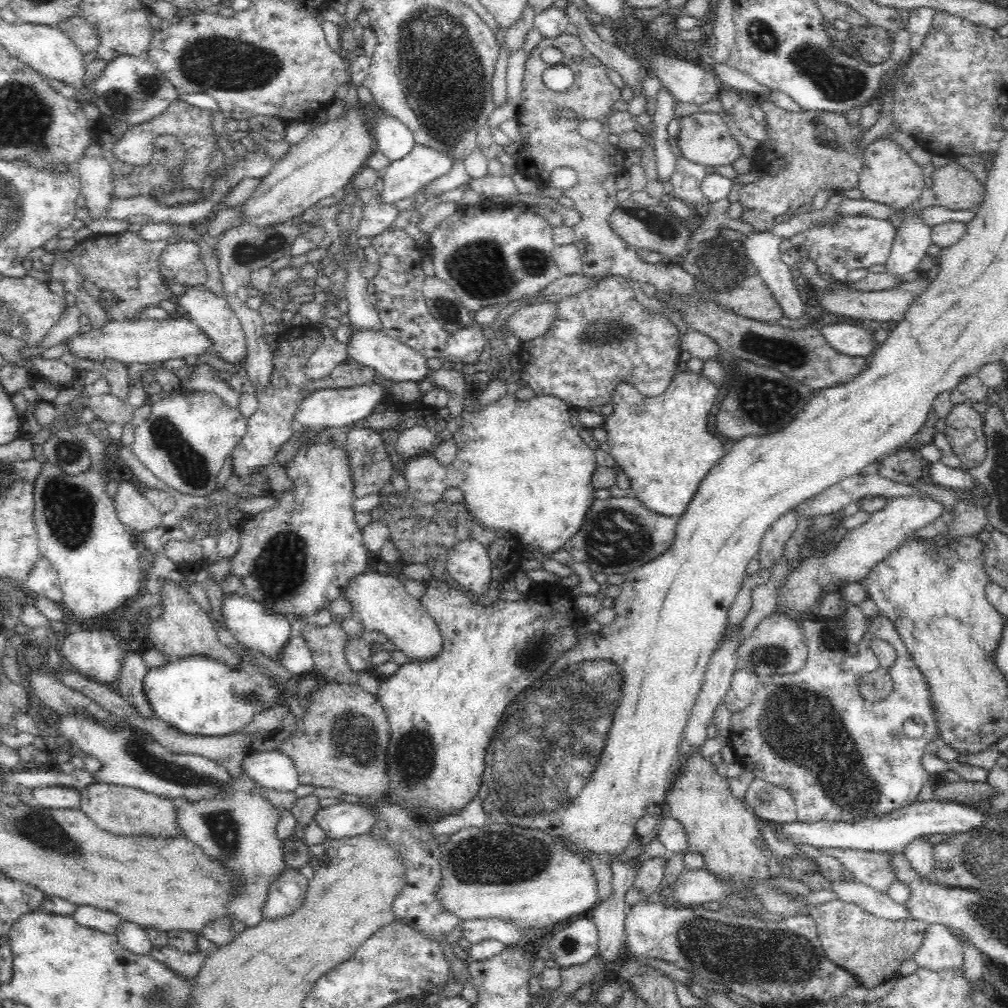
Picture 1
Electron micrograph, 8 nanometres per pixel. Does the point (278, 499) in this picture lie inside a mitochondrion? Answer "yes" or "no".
no

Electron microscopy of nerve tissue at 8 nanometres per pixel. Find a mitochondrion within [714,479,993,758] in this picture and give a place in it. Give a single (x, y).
(776, 656)

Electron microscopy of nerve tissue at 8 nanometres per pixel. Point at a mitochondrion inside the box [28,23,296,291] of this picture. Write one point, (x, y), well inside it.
(210, 61)

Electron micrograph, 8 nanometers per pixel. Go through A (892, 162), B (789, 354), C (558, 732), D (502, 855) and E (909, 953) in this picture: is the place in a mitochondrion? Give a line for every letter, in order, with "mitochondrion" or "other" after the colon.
A: other
B: mitochondrion
C: mitochondrion
D: mitochondrion
E: other

